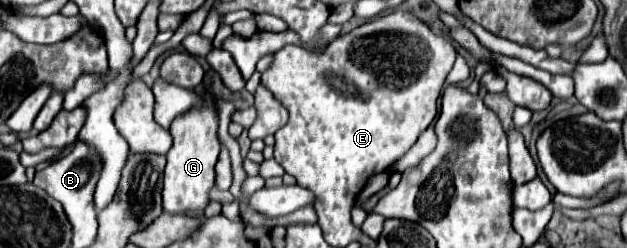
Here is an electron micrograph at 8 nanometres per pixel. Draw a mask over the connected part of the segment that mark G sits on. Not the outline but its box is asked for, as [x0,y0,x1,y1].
[164,95,220,213]

